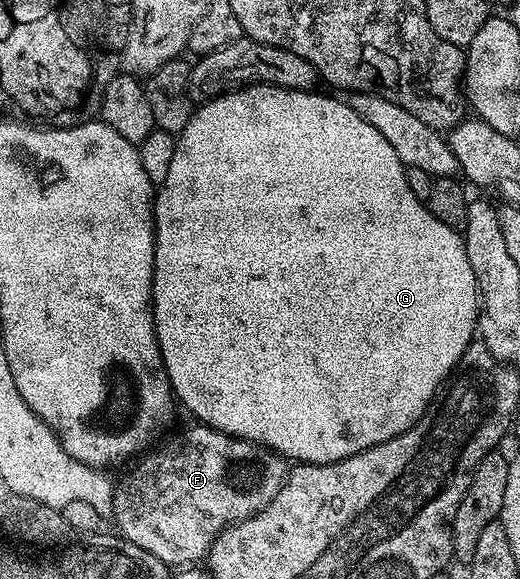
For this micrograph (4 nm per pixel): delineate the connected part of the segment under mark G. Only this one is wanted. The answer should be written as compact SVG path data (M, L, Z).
M250 84L238 87L223 96L215 96L212 100L204 101L194 111L187 126L177 136L175 158L171 158L171 167L167 178L156 189L153 202L153 230L155 242L155 258L153 259L153 325L157 331L157 345L165 363L165 372L169 376L169 387L176 399L200 423L207 424L217 432L225 432L229 436L236 436L238 440L250 440L256 444L264 444L274 452L293 462L302 464L330 464L339 462L343 458L351 458L371 446L379 446L407 430L411 430L423 418L429 409L429 403L437 395L439 389L449 379L456 369L459 358L467 350L467 346L474 343L475 333L479 328L479 293L475 270L471 270L471 262L467 262L465 237L456 232L451 226L443 226L435 214L419 198L411 192L407 184L406 166L395 154L394 148L385 141L383 134L375 130L368 122L363 122L355 110L344 100L336 100L333 96L320 96L317 90L296 92L290 88L277 88L274 84Z

